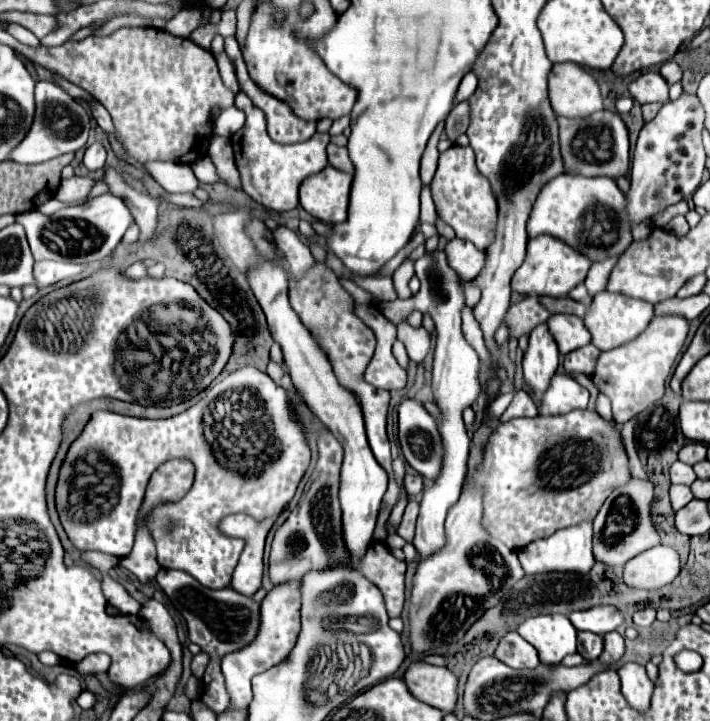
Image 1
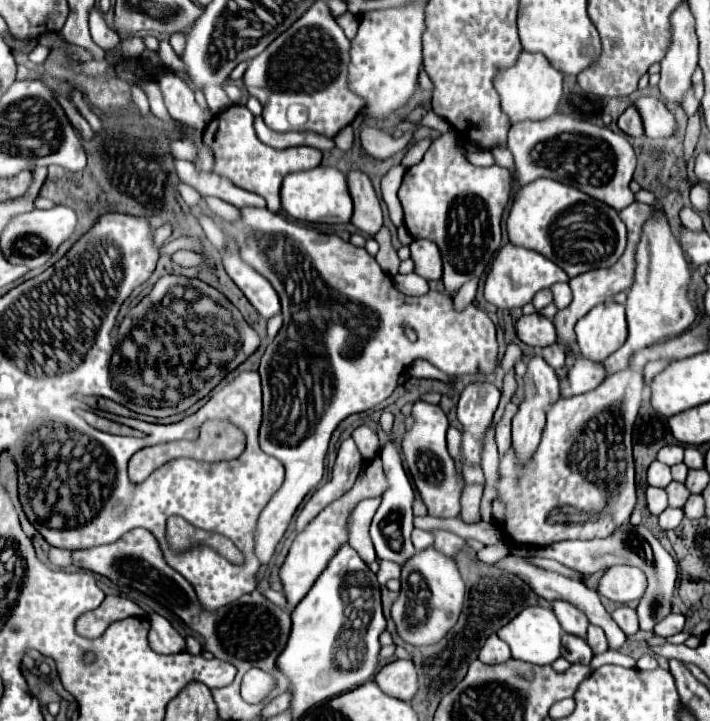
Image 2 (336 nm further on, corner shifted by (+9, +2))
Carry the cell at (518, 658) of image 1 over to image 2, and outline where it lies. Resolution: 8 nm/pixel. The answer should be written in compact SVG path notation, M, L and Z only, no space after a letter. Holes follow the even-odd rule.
M490 634L482 646L482 650L478 652L478 660L484 664L502 664L506 660L510 660L510 650L508 644L502 642L496 634Z

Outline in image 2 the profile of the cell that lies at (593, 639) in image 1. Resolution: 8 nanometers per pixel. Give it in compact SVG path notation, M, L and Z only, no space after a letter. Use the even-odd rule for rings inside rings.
M572 634L562 636L562 658L566 658L570 664L590 664L592 656L592 648L586 644L586 640Z

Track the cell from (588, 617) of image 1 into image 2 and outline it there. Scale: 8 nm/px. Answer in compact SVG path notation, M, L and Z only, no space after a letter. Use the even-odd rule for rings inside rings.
M620 606L612 612L612 618L616 620L616 624L622 628L622 632L626 636L632 636L638 632L638 616L636 610L630 606Z

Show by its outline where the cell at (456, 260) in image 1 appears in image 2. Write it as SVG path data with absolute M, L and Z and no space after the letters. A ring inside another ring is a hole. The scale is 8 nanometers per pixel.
M414 240L410 244L410 258L414 262L414 272L426 280L442 278L442 258L434 242Z

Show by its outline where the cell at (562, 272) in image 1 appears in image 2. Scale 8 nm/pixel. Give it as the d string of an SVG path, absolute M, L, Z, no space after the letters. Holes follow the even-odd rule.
M506 244L498 250L488 274L486 274L486 282L484 282L484 298L494 304L496 308L502 310L512 310L512 308L522 308L524 304L528 304L532 300L532 296L542 290L542 288L550 288L556 282L568 282L566 272L556 266L552 260L548 260L546 256L528 250L528 248L518 248L512 244Z

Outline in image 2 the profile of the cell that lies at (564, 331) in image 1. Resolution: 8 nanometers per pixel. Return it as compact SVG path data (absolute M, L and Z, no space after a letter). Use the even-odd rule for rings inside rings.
M538 312L530 316L520 316L520 320L516 322L516 334L524 344L532 348L544 348L556 342L554 324Z

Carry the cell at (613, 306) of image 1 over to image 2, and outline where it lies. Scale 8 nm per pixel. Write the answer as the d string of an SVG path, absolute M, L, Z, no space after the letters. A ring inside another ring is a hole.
M612 300L594 306L592 312L576 324L576 338L584 358L604 362L628 338L624 306Z

